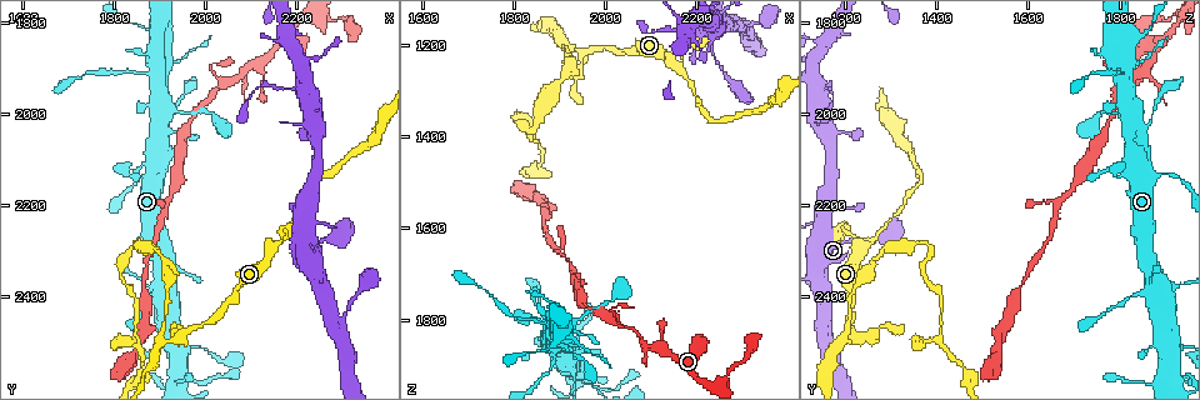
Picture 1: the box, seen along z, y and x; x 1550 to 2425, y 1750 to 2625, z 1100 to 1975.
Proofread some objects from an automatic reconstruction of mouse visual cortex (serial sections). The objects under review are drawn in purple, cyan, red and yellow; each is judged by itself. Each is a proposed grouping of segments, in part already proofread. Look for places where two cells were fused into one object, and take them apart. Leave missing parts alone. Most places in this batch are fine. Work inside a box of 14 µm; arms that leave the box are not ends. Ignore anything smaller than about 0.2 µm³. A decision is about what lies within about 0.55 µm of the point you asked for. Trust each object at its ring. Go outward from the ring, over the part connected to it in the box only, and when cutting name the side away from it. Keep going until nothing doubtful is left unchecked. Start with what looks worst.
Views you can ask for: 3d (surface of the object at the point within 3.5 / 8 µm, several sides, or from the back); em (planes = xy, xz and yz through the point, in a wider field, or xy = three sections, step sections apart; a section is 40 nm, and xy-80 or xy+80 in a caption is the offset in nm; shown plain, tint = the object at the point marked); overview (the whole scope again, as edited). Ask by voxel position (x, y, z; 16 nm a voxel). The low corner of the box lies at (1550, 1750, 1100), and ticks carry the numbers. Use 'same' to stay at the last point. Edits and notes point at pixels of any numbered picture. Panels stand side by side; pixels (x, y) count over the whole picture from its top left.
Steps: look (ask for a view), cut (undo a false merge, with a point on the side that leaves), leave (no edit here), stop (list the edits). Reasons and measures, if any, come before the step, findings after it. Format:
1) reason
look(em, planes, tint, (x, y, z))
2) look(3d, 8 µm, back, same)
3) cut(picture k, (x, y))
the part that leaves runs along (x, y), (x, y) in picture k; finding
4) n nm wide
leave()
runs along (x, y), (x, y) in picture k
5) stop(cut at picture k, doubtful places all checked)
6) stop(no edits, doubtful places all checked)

calibre changes
look(3d, 3.5 µm, (2085, 1905, 1845))

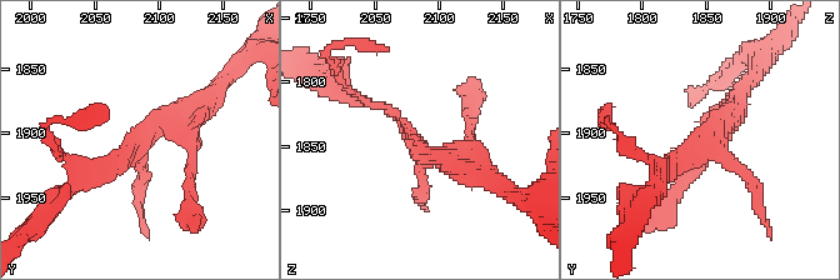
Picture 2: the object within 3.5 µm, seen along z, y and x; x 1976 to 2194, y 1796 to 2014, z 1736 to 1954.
need the tissue
look(em, planes, tint, (2084, 1906, 1846))

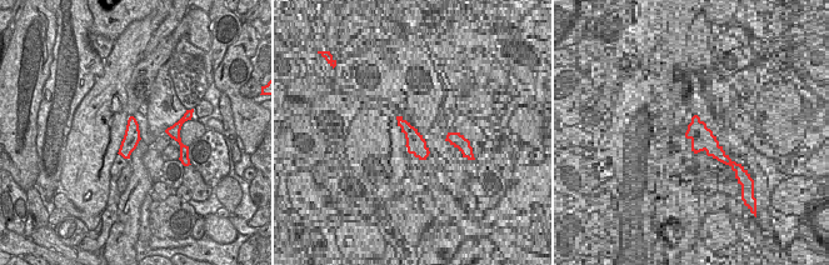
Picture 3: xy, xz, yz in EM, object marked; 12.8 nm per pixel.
look(em, xy, step 2, tint, same)

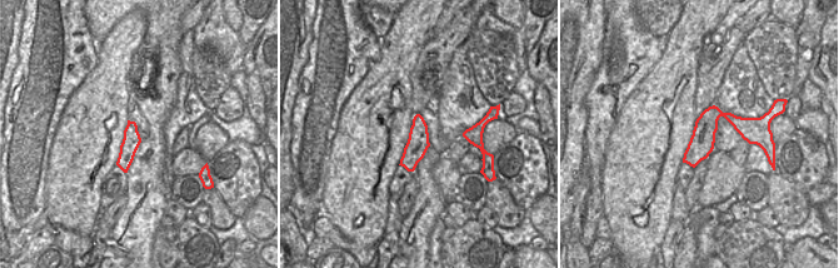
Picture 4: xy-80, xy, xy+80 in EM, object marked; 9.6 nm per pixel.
leave()
runs along (198, 104), (79, 185) in picture 2; one cell here

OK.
arms part here
look(3d, 3.5 µm, (1910, 2500, 1200))

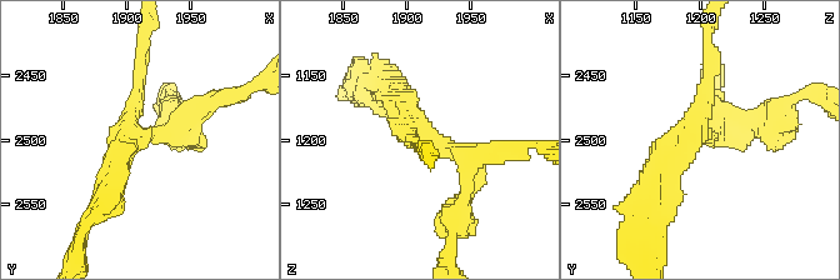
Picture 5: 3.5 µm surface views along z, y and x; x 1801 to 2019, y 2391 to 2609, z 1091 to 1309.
3 arms
leave()
runs along (206, 103), (138, 134), (141, 56) in picture 5; one cell here

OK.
sharp bend
look(3d, 8 µm, (1835, 2295, 1380))

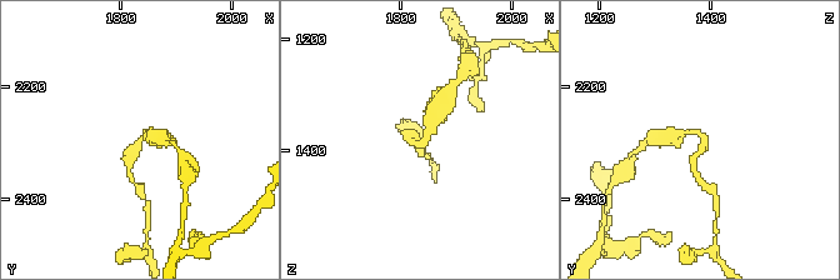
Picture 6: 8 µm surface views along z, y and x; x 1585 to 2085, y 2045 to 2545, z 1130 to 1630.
look(3d, 3.5 µm, (1840, 2300, 1385))

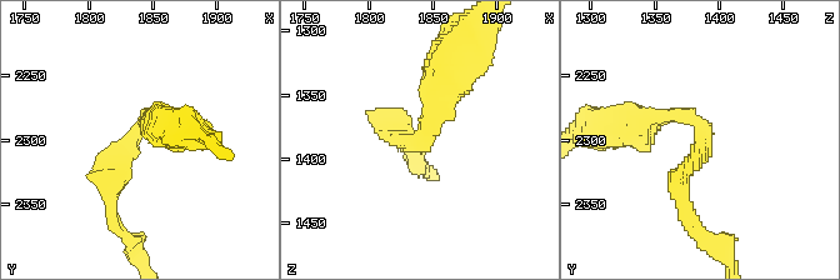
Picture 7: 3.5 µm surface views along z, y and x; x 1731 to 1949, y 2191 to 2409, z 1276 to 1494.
arms of 250, 300 nm; need the tissue
look(em, xy, step 1, tint, (1838, 2294, 1386))

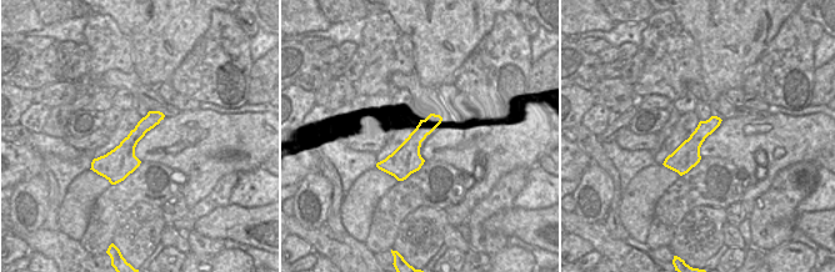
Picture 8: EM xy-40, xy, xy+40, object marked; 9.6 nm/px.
leave()
runs along (161, 125), (131, 136), (111, 201) in picture 7; all the same cell

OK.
stop(no edits, doubtful places all checked)

